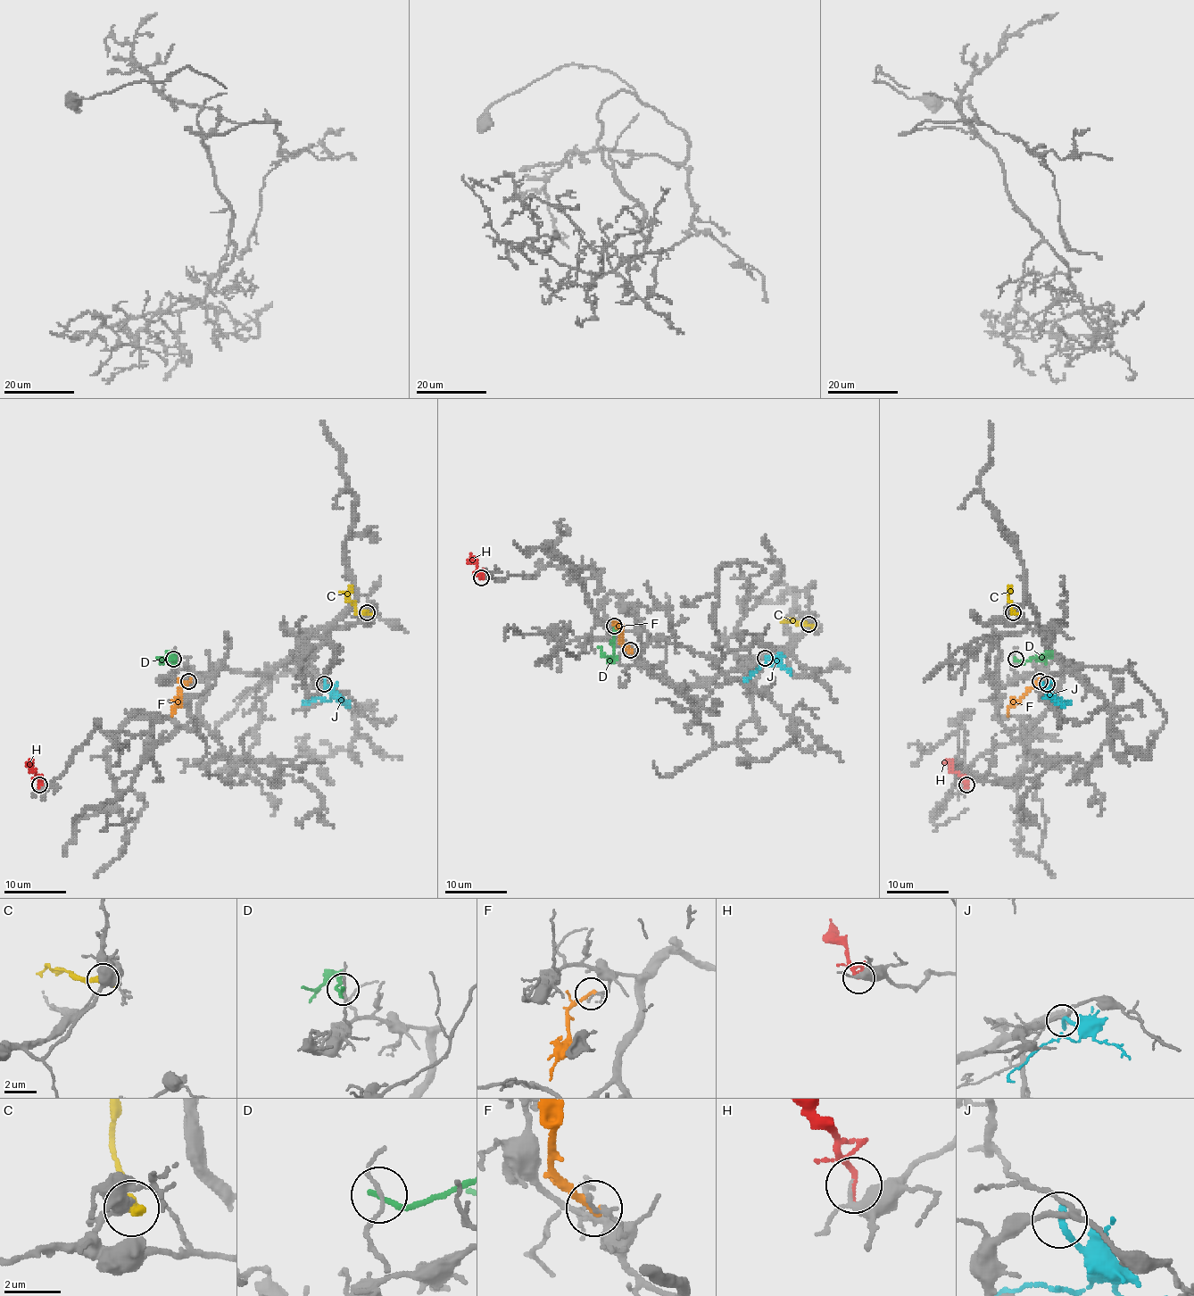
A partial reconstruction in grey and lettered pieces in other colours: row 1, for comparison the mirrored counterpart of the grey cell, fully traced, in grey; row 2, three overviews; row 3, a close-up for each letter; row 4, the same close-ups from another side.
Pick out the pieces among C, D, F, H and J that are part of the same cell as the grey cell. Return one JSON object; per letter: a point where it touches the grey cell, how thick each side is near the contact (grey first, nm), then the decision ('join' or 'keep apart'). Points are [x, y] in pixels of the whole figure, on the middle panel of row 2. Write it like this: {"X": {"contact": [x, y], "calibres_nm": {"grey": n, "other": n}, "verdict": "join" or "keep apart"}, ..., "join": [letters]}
{"C": {"contact": [808, 624], "calibres_nm": {"grey": 420, "other": 440}, "verdict": "keep apart"}, "D": {"contact": [614, 626], "calibres_nm": {"grey": 120, "other": 200}, "verdict": "keep apart"}, "F": {"contact": [630, 650], "calibres_nm": {"grey": 190, "other": 240}, "verdict": "keep apart"}, "H": {"contact": [481, 577], "calibres_nm": {"grey": 120, "other": 190}, "verdict": "join"}, "J": {"contact": [765, 658], "calibres_nm": {"grey": 200, "other": 280}, "verdict": "keep apart"}, "join": ["H"]}

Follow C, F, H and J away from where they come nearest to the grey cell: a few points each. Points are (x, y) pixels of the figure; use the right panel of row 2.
C: (1014, 613), (1008, 599), (1008, 588), (1012, 585)
F: (1040, 681), (1007, 710), (1007, 715)
H: (966, 785), (943, 761)
J: (1048, 684), (1054, 700), (1057, 698), (1071, 704)

